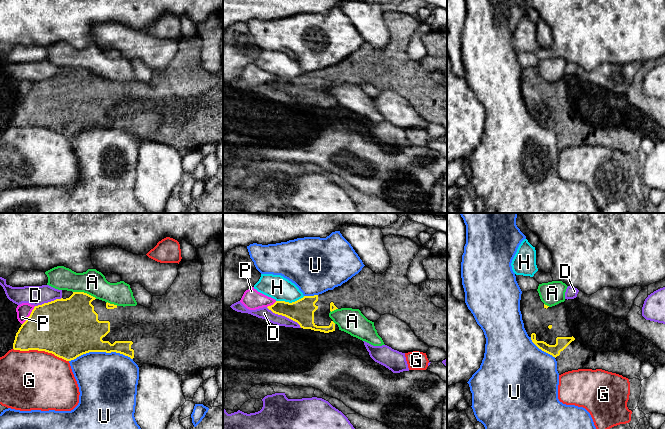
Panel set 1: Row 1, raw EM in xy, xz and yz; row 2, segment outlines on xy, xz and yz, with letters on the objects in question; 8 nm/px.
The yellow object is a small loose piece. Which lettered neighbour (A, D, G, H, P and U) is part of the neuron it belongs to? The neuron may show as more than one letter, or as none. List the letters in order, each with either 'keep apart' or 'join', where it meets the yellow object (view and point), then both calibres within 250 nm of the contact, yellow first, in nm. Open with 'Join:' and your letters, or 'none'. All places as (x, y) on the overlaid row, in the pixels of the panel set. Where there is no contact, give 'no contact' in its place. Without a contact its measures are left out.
Join: none
A: keep apart; meets yellow in xy at (85, 293); 380 nm thick on the yellow side, 200 nm on the other
D: keep apart; meets yellow in xz at (284, 315); 190 nm thick on the yellow side, 90 nm on the other
G: keep apart; meets yellow in xy at (41, 350); 460 nm thick on the yellow side, 480 nm on the other
H: keep apart; meets yellow in xz at (290, 303); 190 nm thick on the yellow side, 190 nm on the other
P: keep apart; meets yellow in xy at (30, 315); 440 nm thick on the yellow side, 120 nm on the other
U: keep apart; meets yellow in xy at (100, 351); 380 nm thick on the yellow side, 460 nm on the other

